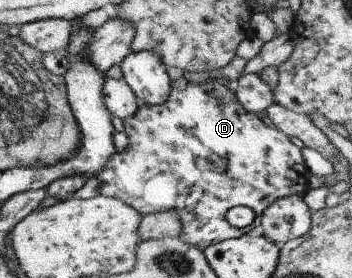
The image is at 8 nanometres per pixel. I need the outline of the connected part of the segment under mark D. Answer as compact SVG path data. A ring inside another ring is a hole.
M184 77L169 82L169 95L162 104L157 105L139 105L132 116L123 121L124 133L127 134L128 145L119 153L114 153L105 164L105 167L94 177L100 184L99 194L107 197L114 197L121 200L124 204L133 208L138 214L174 211L181 224L181 235L179 239L187 245L199 248L203 251L208 245L218 243L226 239L235 239L250 232L260 224L260 215L262 211L275 200L288 195L303 195L308 190L310 171L306 165L303 165L300 149L297 148L288 137L278 129L269 128L262 123L262 119L256 118L252 113L245 111L240 104L235 101L235 95L226 89L220 82L214 80L204 81L203 83L194 83L187 81ZM232 206L248 206L255 214L251 225L241 229L230 226L224 219L224 214Z

